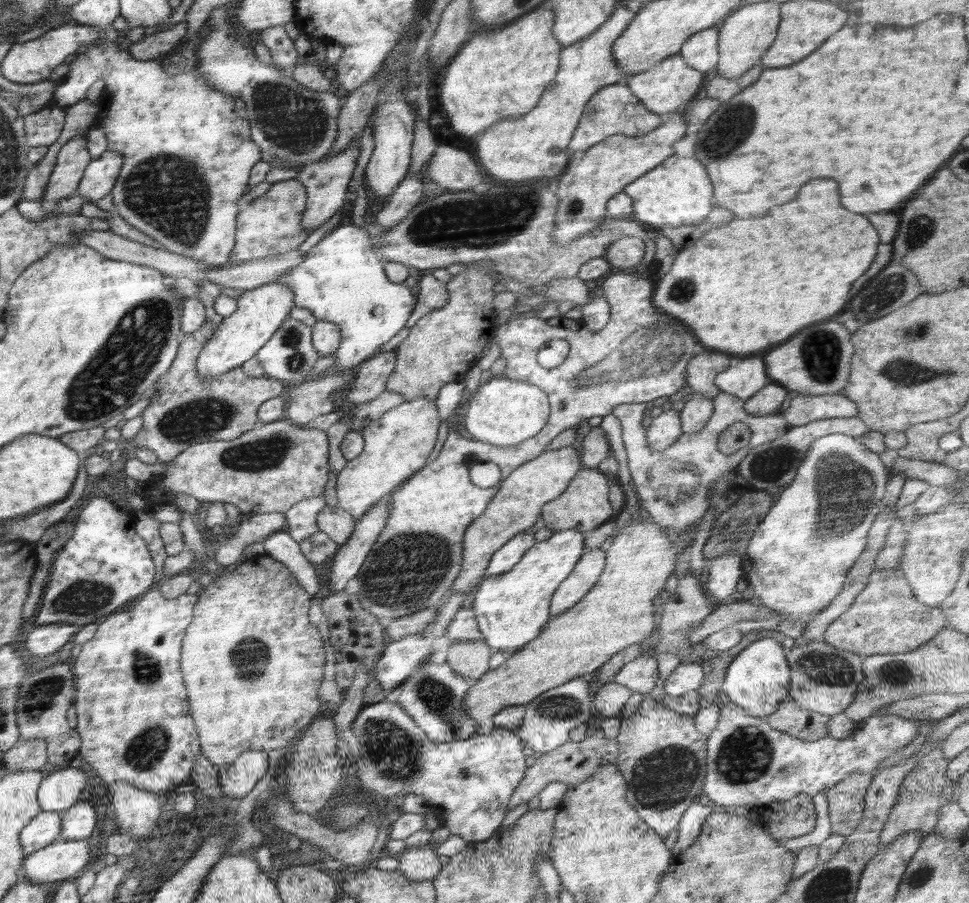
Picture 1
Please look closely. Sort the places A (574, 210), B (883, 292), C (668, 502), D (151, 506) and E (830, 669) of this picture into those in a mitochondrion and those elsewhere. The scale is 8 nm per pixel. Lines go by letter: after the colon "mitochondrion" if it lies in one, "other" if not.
A: mitochondrion
B: mitochondrion
C: mitochondrion
D: other
E: mitochondrion

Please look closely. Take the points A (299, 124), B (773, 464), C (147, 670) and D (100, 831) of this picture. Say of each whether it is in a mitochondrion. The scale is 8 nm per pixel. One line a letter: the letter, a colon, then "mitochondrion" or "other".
A: mitochondrion
B: mitochondrion
C: mitochondrion
D: other

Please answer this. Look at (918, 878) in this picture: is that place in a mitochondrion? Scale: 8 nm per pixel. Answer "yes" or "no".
yes

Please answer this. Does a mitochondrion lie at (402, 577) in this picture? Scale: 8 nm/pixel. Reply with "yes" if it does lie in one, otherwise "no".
yes

